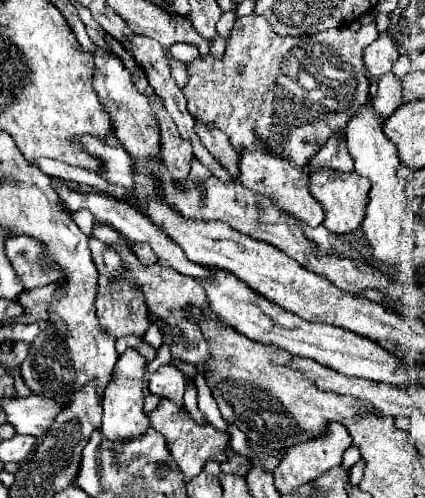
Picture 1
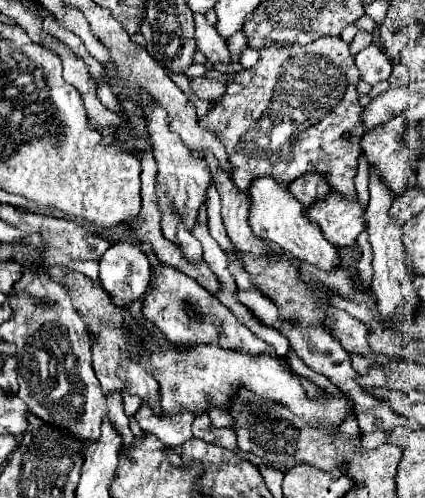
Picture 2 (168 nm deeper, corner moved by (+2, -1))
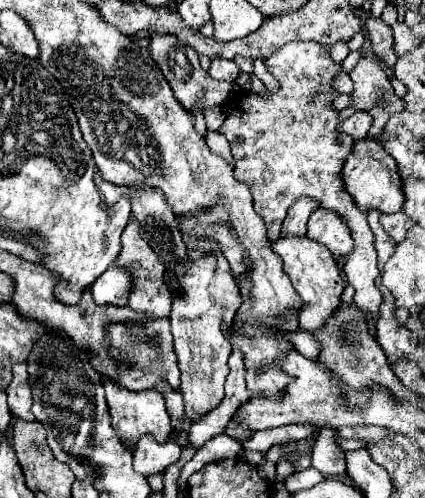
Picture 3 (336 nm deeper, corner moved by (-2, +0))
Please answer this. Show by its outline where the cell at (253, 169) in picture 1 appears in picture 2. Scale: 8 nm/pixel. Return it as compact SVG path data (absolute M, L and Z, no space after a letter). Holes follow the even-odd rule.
M256 177L256 179L252 179L248 191L250 191L250 197L252 197L250 227L258 237L280 245L284 251L290 251L296 259L306 261L310 265L316 265L320 269L328 271L328 269L338 265L338 253L336 253L334 245L330 245L324 239L324 235L320 231L320 225L308 219L306 209L290 193L288 185L280 183L278 179L272 179L272 177Z

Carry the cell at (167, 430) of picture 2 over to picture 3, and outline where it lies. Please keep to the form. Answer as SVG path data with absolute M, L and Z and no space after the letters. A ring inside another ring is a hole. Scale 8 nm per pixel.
M142 436L136 450L134 450L134 470L144 474L146 478L152 474L164 474L166 468L180 458L180 446L170 440L166 444L156 444L150 436Z

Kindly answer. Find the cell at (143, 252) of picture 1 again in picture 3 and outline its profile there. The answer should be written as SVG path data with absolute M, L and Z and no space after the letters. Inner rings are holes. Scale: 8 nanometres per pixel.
M110 266L90 288L92 298L98 306L126 306L130 292L130 272L124 266Z

